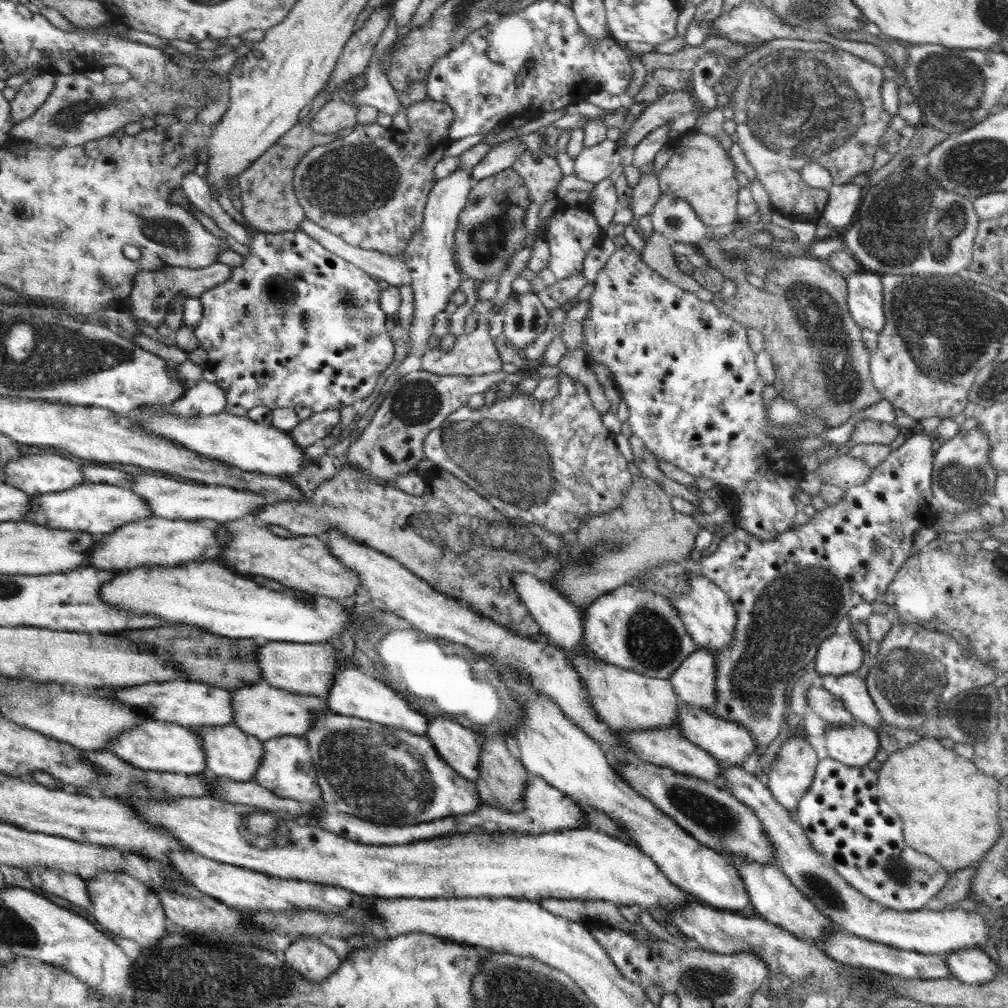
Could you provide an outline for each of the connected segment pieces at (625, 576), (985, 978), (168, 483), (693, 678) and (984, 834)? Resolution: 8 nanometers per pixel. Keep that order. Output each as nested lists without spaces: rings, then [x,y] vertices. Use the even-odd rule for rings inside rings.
[[[633,476],[632,486],[618,509],[590,517],[576,533],[553,586],[576,608],[587,608],[600,596],[630,585],[663,562],[684,563],[701,531],[693,515],[672,508],[670,497],[651,478]]]
[[[970,947],[943,954],[951,977],[966,985],[983,985],[998,976],[999,965],[981,948]]]
[[[142,474],[132,477],[132,484],[124,485],[132,488],[136,494],[143,495],[147,499],[147,505],[154,517],[170,520],[196,520],[208,518],[221,523],[242,519],[246,514],[255,513],[258,509],[268,504],[266,496],[230,489],[223,485],[184,484],[173,477],[155,476],[154,474]]]
[[[699,648],[689,654],[669,678],[671,686],[674,688],[674,693],[680,703],[688,704],[692,707],[701,707],[704,710],[711,710],[716,704],[716,665],[714,654],[710,650]]]
[[[923,737],[910,747],[890,753],[877,772],[879,794],[900,817],[904,842],[914,850],[927,854],[948,871],[959,871],[974,864],[992,848],[1000,837],[998,826],[999,782],[984,776],[970,759],[964,759],[953,750],[944,748],[940,739]]]

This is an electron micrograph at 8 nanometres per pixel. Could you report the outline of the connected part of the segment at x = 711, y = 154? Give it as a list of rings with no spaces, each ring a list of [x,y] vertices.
[[[701,133],[680,135],[673,156],[658,173],[663,193],[684,199],[700,221],[707,226],[737,222],[738,182],[734,178],[735,164],[715,137]]]

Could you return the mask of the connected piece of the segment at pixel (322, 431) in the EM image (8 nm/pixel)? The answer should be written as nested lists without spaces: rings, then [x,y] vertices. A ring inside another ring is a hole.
[[[325,410],[316,412],[306,420],[301,420],[288,434],[298,446],[306,447],[314,444],[320,439],[328,439],[331,430],[340,423],[340,411]]]

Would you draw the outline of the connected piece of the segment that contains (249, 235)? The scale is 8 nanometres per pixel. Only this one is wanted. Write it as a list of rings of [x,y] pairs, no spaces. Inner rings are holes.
[[[188,171],[183,176],[181,188],[195,208],[210,217],[225,233],[232,236],[242,245],[247,245],[254,238],[254,230],[246,230],[241,224],[232,220],[221,208],[216,198],[212,195],[207,182],[194,171]]]

